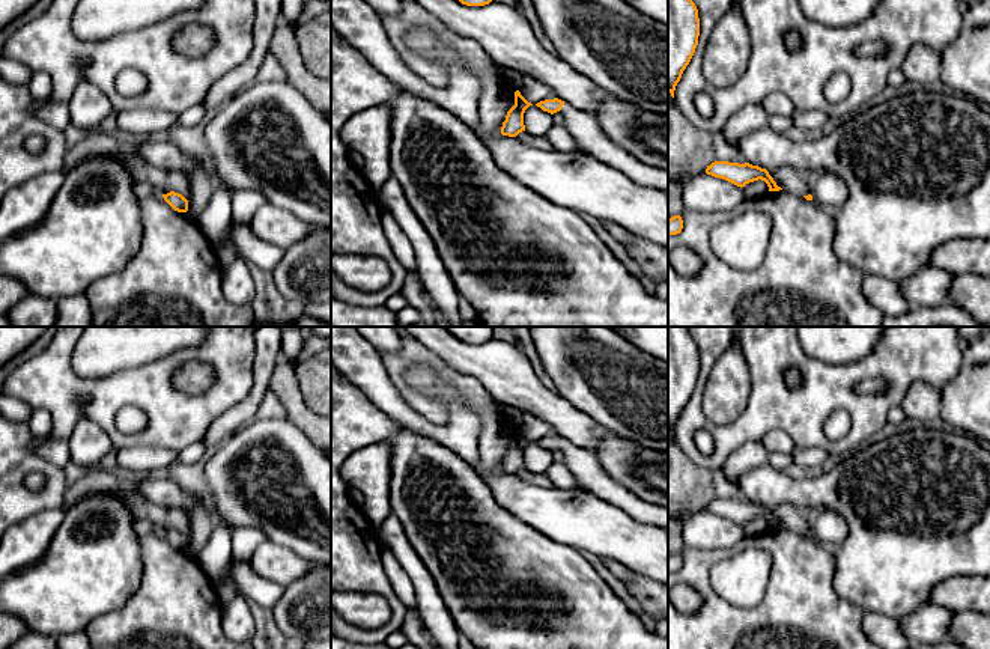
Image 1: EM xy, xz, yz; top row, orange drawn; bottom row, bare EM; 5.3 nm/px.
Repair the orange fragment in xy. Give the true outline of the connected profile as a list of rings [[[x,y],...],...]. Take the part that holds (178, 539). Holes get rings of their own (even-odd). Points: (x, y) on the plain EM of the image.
[[[170,529],[167,532],[162,532],[164,538],[178,550],[187,550],[188,548],[188,538],[175,529]]]

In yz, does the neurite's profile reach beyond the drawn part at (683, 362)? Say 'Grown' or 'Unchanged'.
Unchanged

